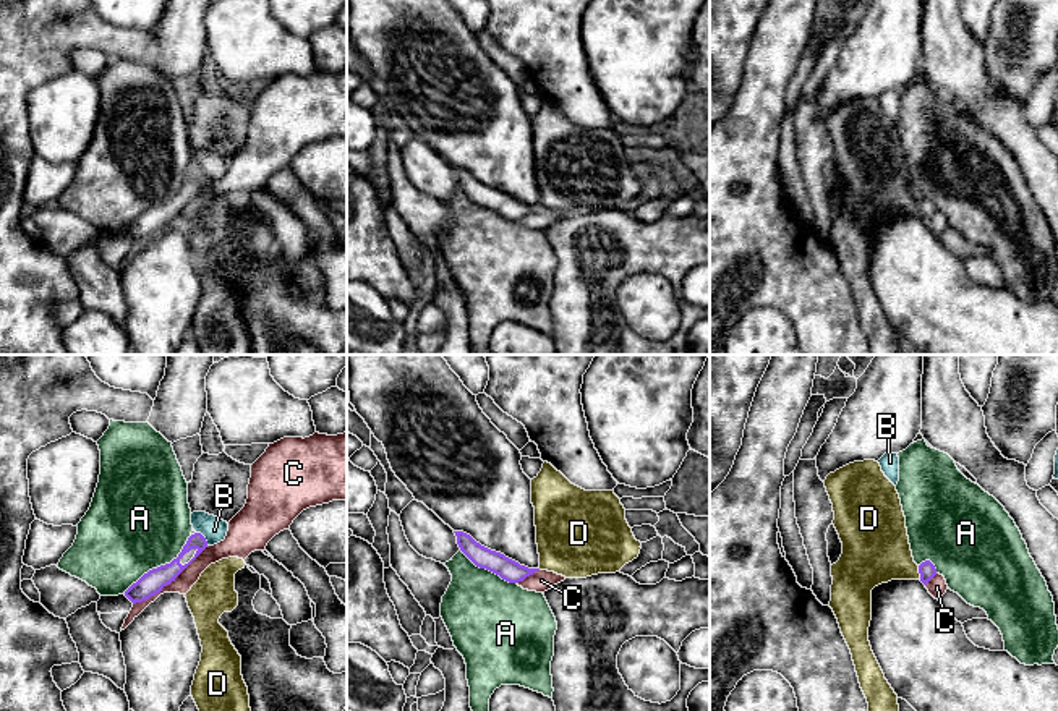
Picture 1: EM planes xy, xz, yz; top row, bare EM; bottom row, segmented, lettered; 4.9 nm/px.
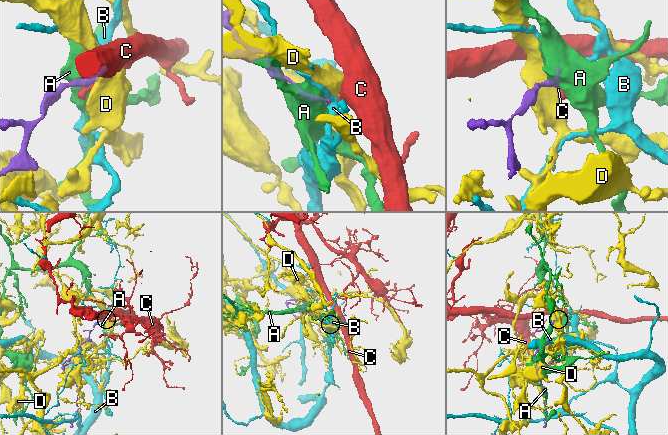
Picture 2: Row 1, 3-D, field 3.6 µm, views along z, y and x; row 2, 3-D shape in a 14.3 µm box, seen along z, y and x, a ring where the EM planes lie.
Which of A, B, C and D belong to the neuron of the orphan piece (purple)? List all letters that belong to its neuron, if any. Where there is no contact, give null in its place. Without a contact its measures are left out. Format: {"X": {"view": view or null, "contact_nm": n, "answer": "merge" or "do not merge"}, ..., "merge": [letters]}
{"A": {"view": "xy", "contact_nm": 460, "answer": "do not merge"}, "B": {"view": "xy", "contact_nm": 90, "answer": "do not merge"}, "C": {"view": "xy", "contact_nm": 480, "answer": "do not merge"}, "D": {"view": "yz", "contact_nm": 70, "answer": "do not merge"}, "merge": []}

